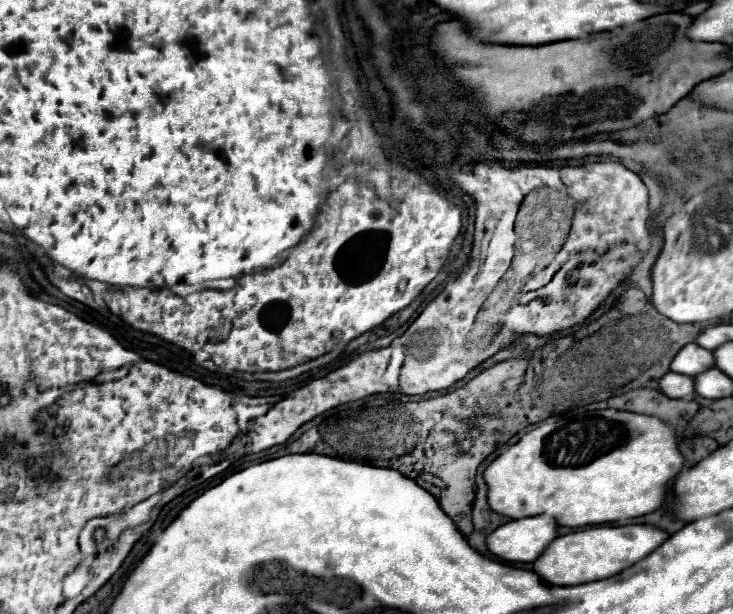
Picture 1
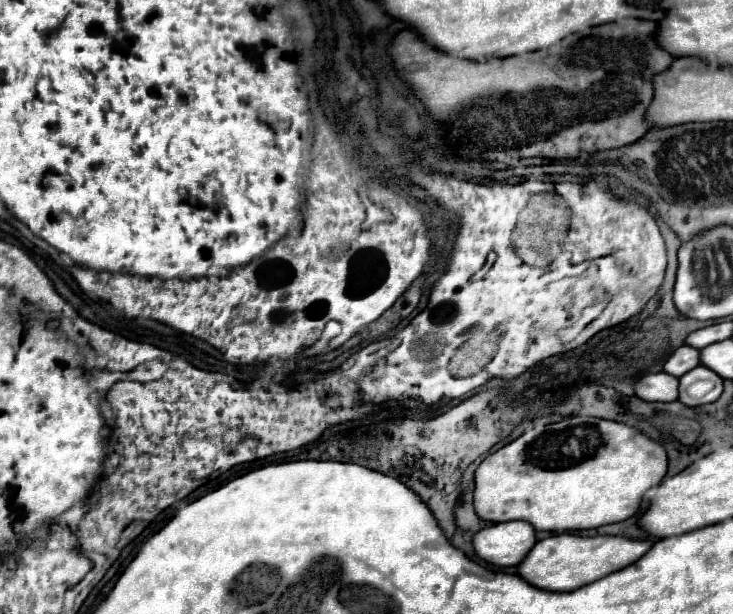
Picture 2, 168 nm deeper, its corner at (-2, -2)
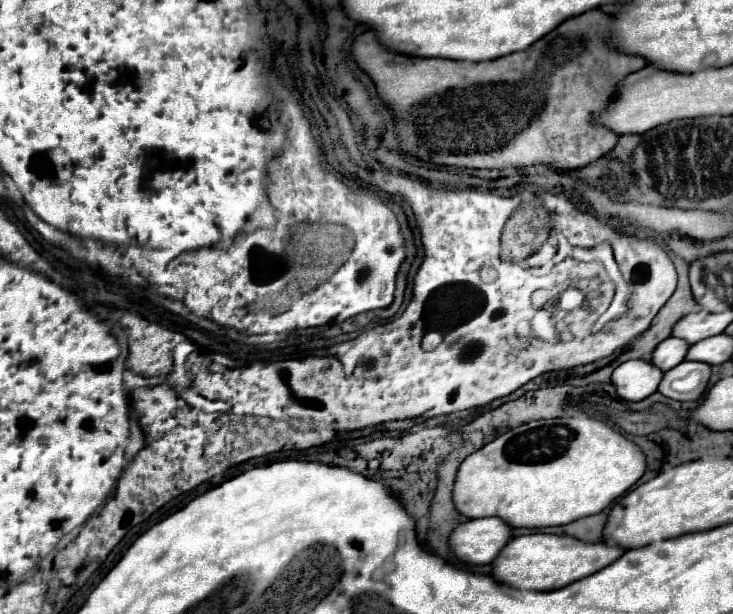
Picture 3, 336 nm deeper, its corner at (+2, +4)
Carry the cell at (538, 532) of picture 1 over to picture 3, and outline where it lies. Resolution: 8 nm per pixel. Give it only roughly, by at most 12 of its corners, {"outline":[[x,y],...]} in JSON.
{"outline":[[502,519],[460,523],[448,545],[458,561],[488,565],[510,537]]}

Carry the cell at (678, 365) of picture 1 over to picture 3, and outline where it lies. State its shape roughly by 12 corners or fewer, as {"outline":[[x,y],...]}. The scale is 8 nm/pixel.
{"outline":[[664,339],[652,353],[652,363],[668,371],[682,363],[688,343]]}

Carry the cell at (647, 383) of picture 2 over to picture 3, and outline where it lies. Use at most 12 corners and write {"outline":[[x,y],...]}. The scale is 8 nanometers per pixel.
{"outline":[[626,361],[612,373],[616,395],[642,401],[656,393],[662,371]]}

